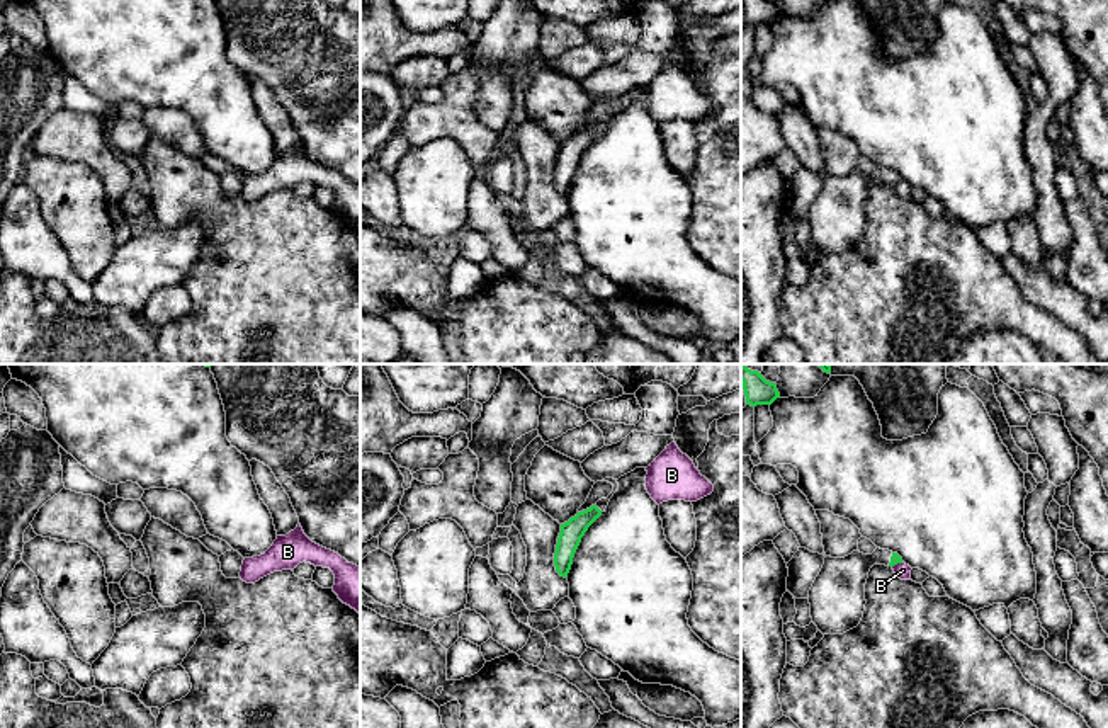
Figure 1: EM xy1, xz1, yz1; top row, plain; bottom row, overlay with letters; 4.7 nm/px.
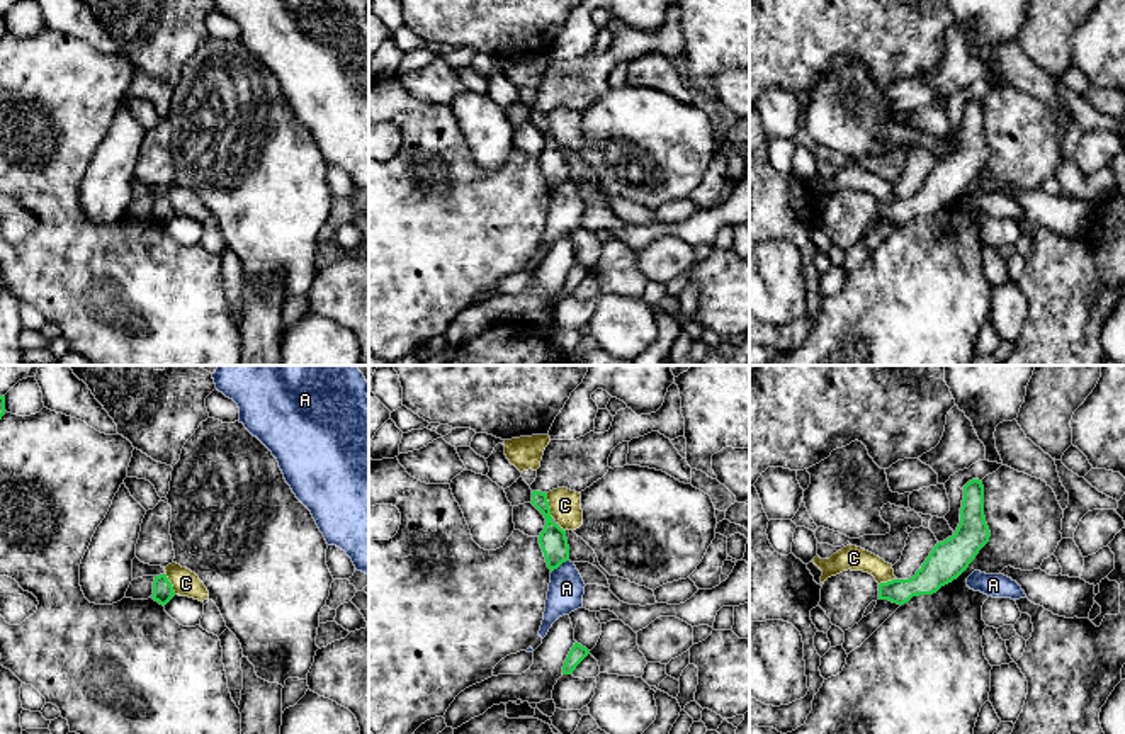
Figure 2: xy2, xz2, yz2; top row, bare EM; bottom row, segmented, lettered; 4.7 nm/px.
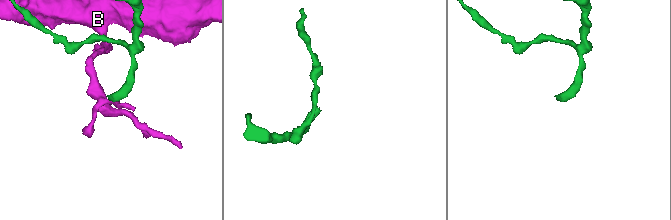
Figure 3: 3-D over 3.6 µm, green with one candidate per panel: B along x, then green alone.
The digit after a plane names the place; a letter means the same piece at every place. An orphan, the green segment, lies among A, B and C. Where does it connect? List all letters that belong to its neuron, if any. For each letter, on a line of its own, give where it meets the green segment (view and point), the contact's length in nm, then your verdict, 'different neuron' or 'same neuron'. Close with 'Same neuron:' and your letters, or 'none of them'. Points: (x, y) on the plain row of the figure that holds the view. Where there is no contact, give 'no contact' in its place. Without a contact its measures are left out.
A: contact xz2 (558, 186); length 100 nm; different neuron
B: contact yz1 (898, 181); length 60 nm; different neuron
C: contact xz2 (548, 124); length 120 nm; different neuron
Same neuron: none of them

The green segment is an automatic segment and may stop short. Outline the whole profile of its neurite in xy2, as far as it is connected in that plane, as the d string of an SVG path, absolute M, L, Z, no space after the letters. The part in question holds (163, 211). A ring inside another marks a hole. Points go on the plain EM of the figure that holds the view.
M167 194L155 195L151 217L165 226L173 216L175 211Z

